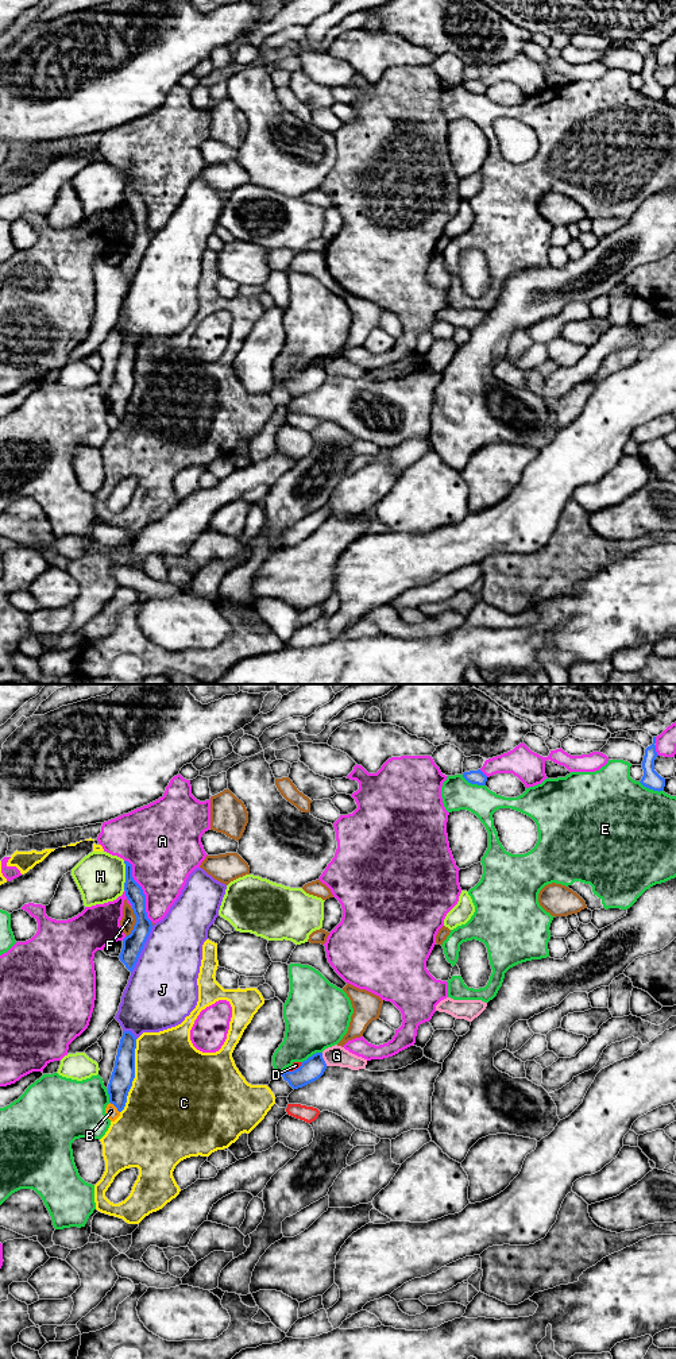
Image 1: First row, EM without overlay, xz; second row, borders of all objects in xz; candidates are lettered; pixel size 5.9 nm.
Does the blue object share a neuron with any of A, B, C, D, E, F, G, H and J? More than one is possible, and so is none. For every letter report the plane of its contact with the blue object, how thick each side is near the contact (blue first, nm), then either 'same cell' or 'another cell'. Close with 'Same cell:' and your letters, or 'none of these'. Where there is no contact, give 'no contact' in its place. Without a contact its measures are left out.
A: meets blue in xz; 110 nm thick on the blue side, 400 nm on the other; another cell
B: meets blue in xz; 140 nm thick on the blue side, 70 nm on the other; another cell
C: meets blue in xz; 140 nm thick on the blue side, 500 nm on the other; another cell
D: meets blue in xz; 140 nm thick on the blue side, 50 nm on the other; same cell
E: meets blue in xz; 80 nm thick on the blue side, 190 nm on the other; another cell
F: meets blue in xz; 130 nm thick on the blue side, 90 nm on the other; another cell
G: meets blue in xz; 140 nm thick on the blue side, 130 nm on the other; another cell
H: meets blue in xz; 110 nm thick on the blue side, 300 nm on the other; another cell
J: meets blue in xz; 130 nm thick on the blue side, 400 nm on the other; another cell
Same cell: D

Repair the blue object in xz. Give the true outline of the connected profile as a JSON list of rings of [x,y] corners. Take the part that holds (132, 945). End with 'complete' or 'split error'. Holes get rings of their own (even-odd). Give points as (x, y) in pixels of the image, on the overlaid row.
[[[128,861],[125,864],[125,883],[124,891],[125,896],[132,904],[134,914],[136,916],[136,923],[130,935],[123,939],[123,949],[119,955],[120,961],[132,973],[138,958],[144,947],[144,943],[151,933],[152,923],[147,918],[146,912],[146,895],[142,887],[132,877],[132,865]]]; complete

